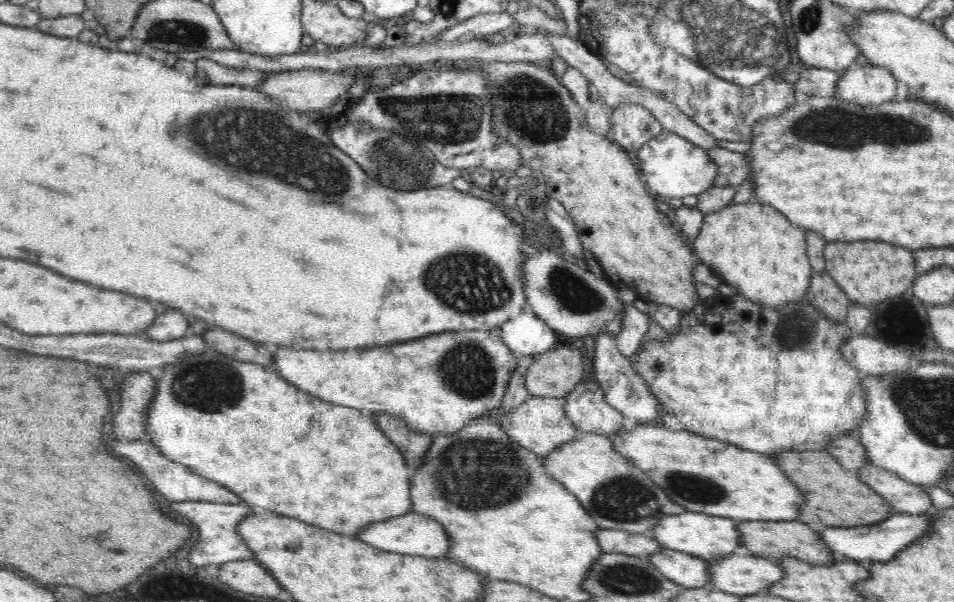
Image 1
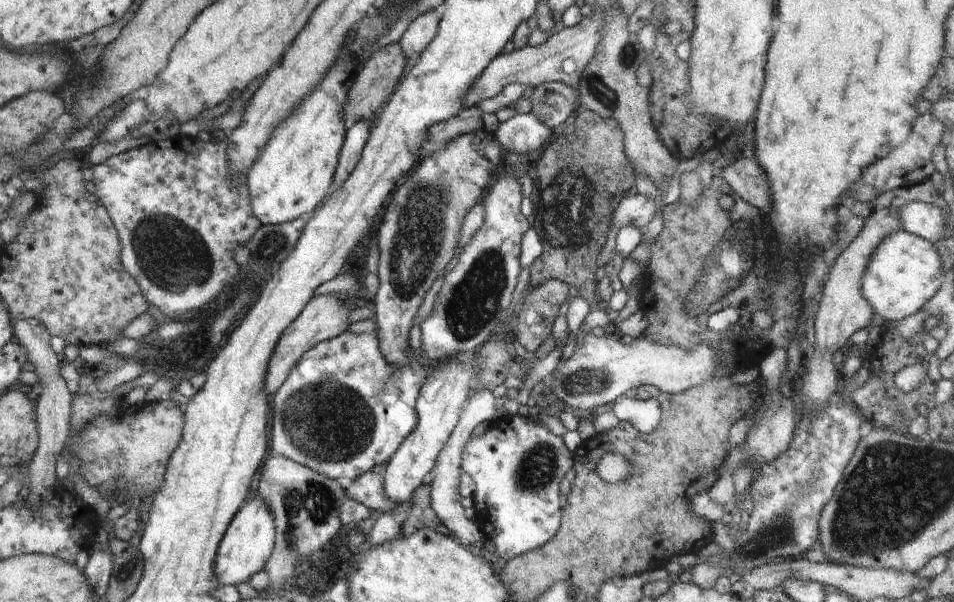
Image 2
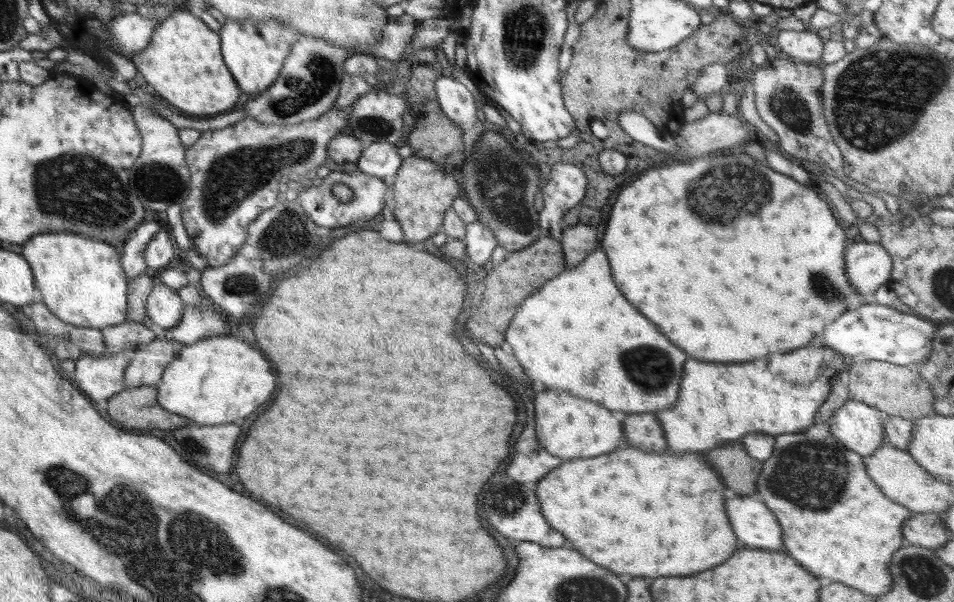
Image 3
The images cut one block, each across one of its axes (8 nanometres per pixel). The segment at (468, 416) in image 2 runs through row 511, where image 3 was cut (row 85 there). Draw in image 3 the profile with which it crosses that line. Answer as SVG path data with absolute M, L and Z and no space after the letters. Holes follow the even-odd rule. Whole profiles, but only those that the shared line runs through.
M441 75L433 82L441 112L448 120L469 130L478 120L476 102L473 95L456 79Z

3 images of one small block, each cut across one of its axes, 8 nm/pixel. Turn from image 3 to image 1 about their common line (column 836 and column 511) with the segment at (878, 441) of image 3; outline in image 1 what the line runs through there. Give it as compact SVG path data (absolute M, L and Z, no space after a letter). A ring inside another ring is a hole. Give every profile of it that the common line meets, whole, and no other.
M530 397L526 402L523 402L518 408L504 411L502 406L487 410L482 416L491 416L495 418L501 429L520 446L531 450L536 455L545 457L547 454L553 453L559 446L566 442L573 441L578 438L581 433L568 420L563 413L565 405L565 397L550 398L550 397Z

